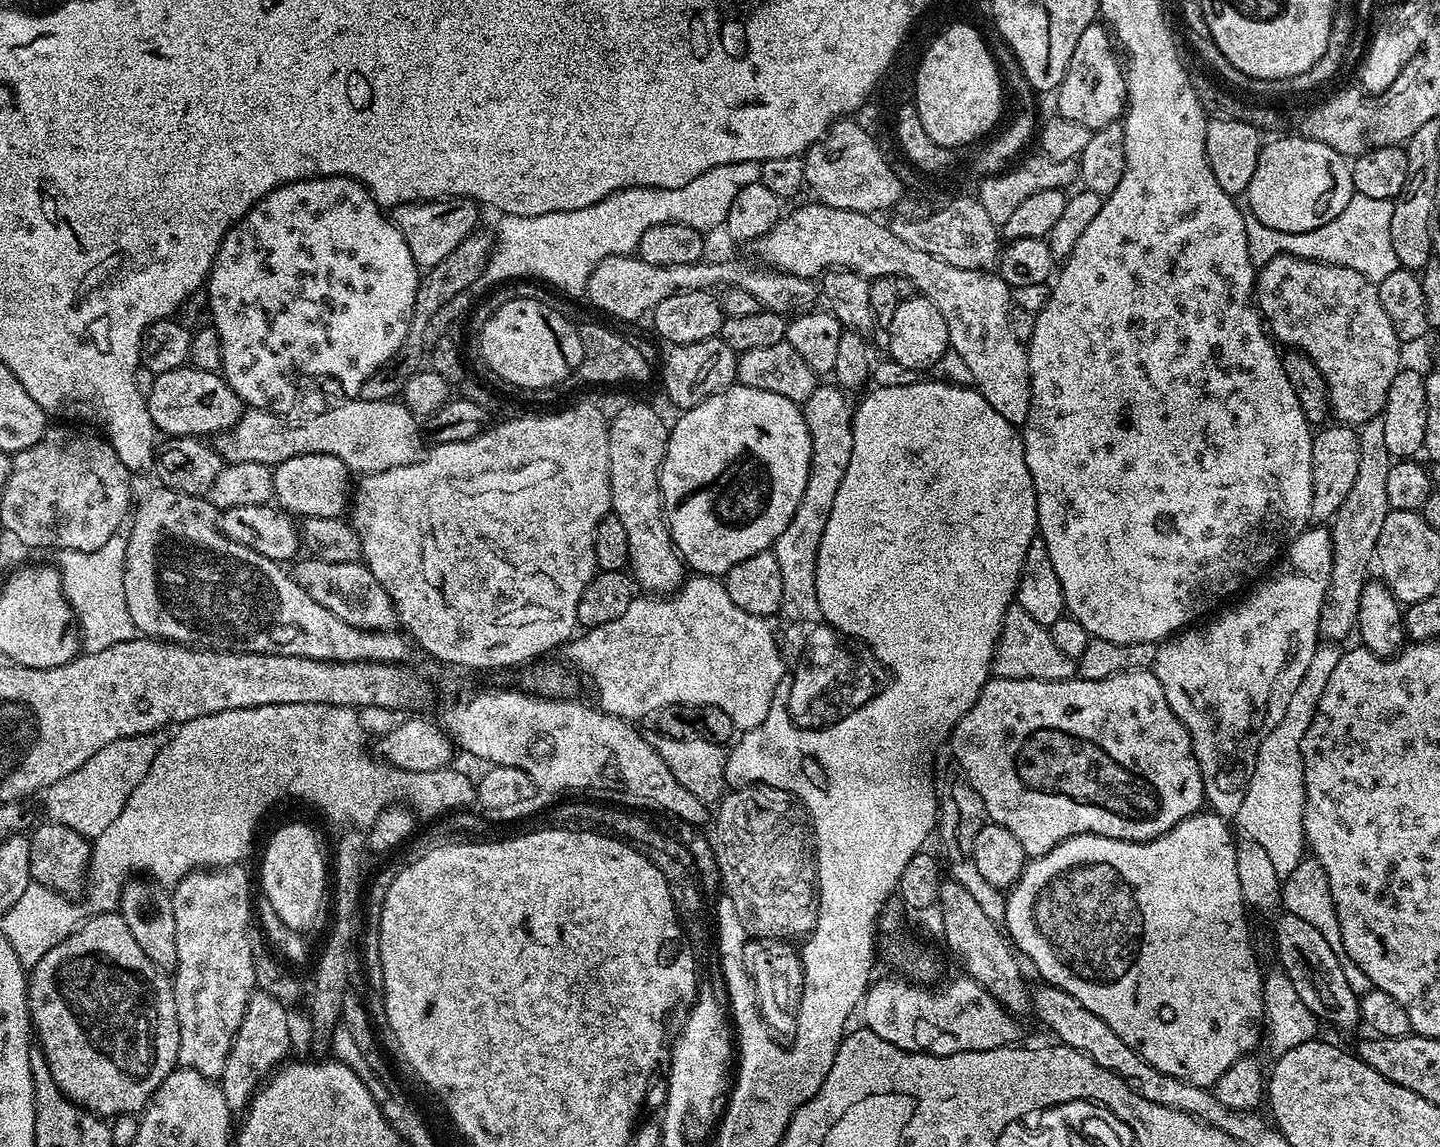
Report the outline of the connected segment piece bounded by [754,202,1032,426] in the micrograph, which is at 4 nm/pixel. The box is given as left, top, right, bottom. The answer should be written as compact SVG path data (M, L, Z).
M819 202L804 204L793 210L789 216L781 215L777 222L764 236L755 241L756 252L767 267L777 272L785 272L791 276L805 278L819 277L829 270L844 269L857 272L865 278L878 276L901 276L914 282L917 293L925 296L934 306L938 306L938 314L946 318L948 346L958 359L964 363L966 371L972 375L971 383L977 392L998 410L1002 418L1006 418L1013 426L1022 426L1028 417L1032 405L1032 379L1028 369L1028 349L1012 333L1010 305L1014 296L1008 283L1001 278L999 271L982 268L959 268L950 266L950 262L942 262L942 258L934 258L934 254L926 254L926 250L918 250L910 246L910 242L902 242L886 223L879 224L875 215L866 212L851 212L841 208L831 208Z

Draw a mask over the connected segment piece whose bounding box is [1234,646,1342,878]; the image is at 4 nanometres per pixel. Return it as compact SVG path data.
M1336 646L1317 647L1310 666L1299 673L1300 681L1284 708L1284 717L1259 741L1256 765L1248 783L1246 796L1242 798L1242 810L1238 810L1234 824L1244 831L1243 835L1266 850L1271 865L1281 878L1287 878L1306 856L1304 839L1304 763L1300 753L1300 739L1304 736L1322 690L1334 666L1338 666L1342 652Z

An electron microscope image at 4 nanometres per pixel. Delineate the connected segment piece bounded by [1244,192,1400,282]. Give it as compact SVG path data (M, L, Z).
M1356 192L1350 198L1346 210L1342 210L1342 214L1338 214L1338 218L1334 218L1334 222L1326 222L1326 226L1318 226L1318 230L1310 230L1309 232L1299 234L1274 230L1270 226L1258 222L1258 218L1248 214L1244 218L1248 253L1253 265L1256 266L1263 266L1263 264L1270 262L1275 256L1298 253L1302 260L1321 260L1323 264L1346 266L1347 268L1358 270L1358 274L1362 274L1368 280L1379 282L1382 278L1386 278L1386 274L1394 274L1394 270L1400 267L1398 258L1394 254L1394 242L1390 242L1391 217L1392 201L1383 200L1382 198L1366 198L1366 194L1361 192Z

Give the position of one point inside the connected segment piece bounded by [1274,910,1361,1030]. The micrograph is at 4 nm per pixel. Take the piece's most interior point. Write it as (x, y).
(1306, 956)

